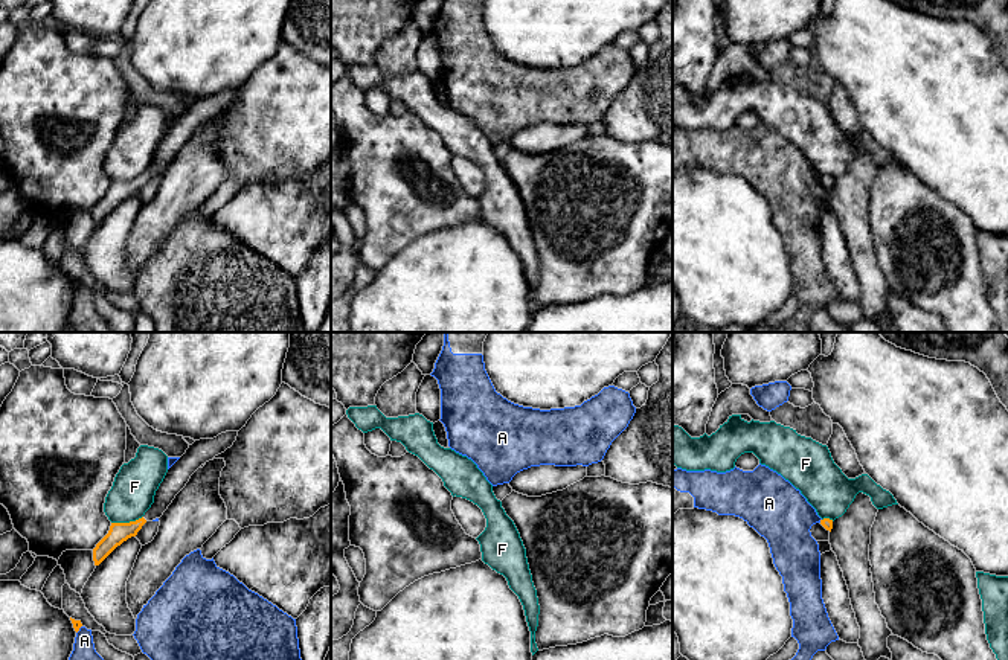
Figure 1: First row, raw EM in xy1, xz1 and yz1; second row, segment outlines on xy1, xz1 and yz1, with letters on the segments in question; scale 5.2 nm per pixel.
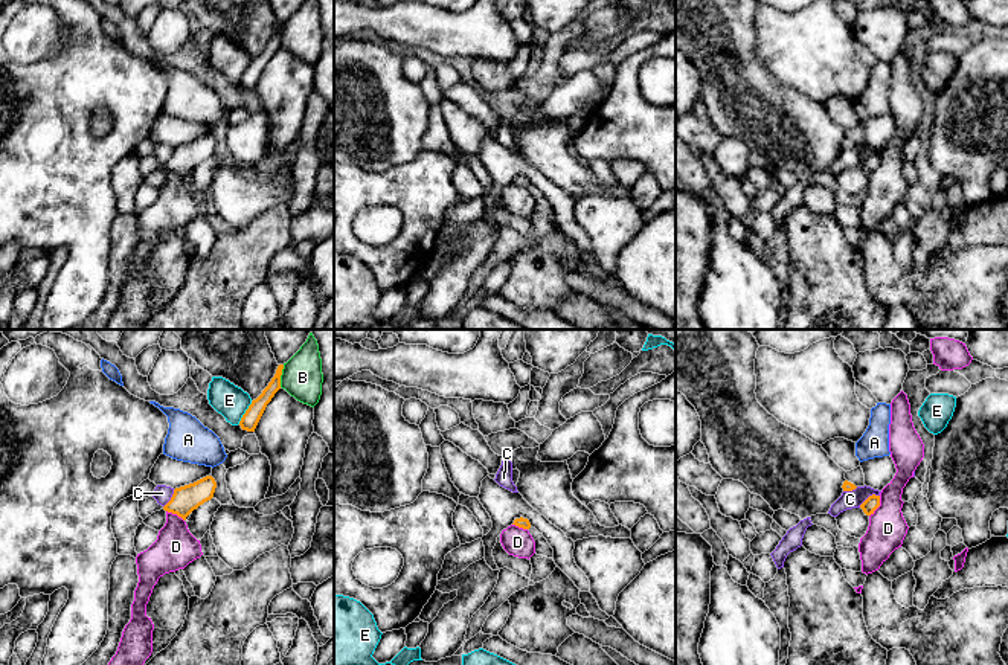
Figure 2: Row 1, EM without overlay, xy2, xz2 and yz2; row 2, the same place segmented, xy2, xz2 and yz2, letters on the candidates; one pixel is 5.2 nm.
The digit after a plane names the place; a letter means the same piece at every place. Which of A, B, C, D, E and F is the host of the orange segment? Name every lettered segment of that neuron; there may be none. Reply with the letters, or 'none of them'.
none of them

